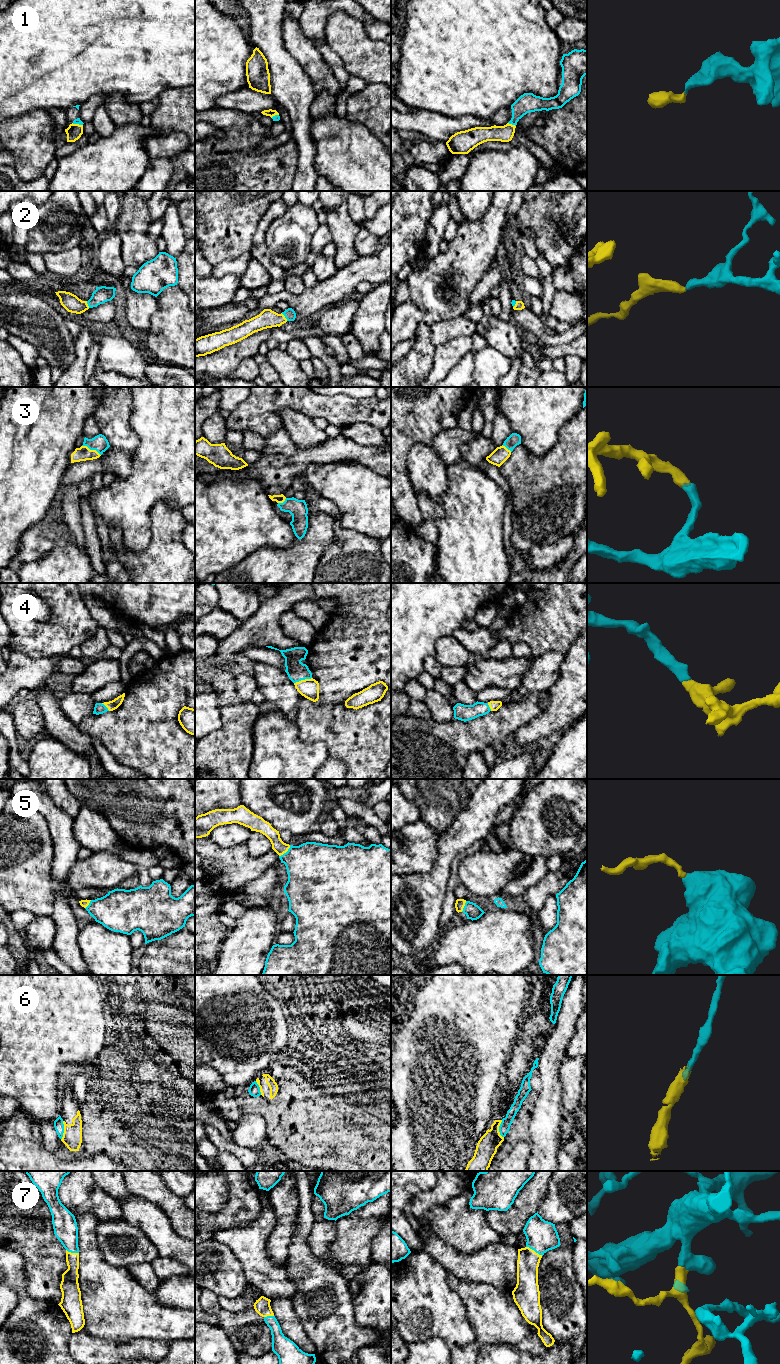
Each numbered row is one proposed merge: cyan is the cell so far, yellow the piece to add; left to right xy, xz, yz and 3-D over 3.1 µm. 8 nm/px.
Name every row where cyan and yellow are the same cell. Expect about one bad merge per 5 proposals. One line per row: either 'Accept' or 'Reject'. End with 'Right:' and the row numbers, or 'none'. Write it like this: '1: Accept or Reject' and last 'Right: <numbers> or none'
1: Accept
2: Accept
3: Accept
4: Accept
5: Accept
6: Reject
7: Accept
Right: 1, 2, 3, 4, 5, 7

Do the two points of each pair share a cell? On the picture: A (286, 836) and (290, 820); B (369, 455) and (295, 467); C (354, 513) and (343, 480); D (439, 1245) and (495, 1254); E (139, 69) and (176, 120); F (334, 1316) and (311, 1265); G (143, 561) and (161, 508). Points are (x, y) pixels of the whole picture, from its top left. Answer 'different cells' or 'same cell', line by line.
A: different cells
B: same cell
C: same cell
D: same cell
E: different cells
F: same cell
G: same cell

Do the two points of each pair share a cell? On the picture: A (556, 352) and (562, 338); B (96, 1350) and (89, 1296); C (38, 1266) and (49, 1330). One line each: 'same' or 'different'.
A: different
B: different
C: different

